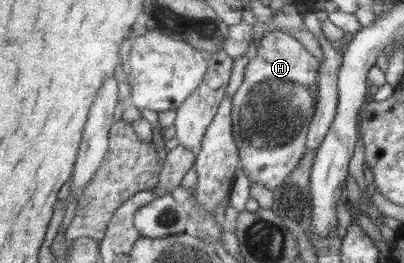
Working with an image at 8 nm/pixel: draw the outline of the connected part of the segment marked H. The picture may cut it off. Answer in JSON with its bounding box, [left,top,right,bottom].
[231,29,320,192]

